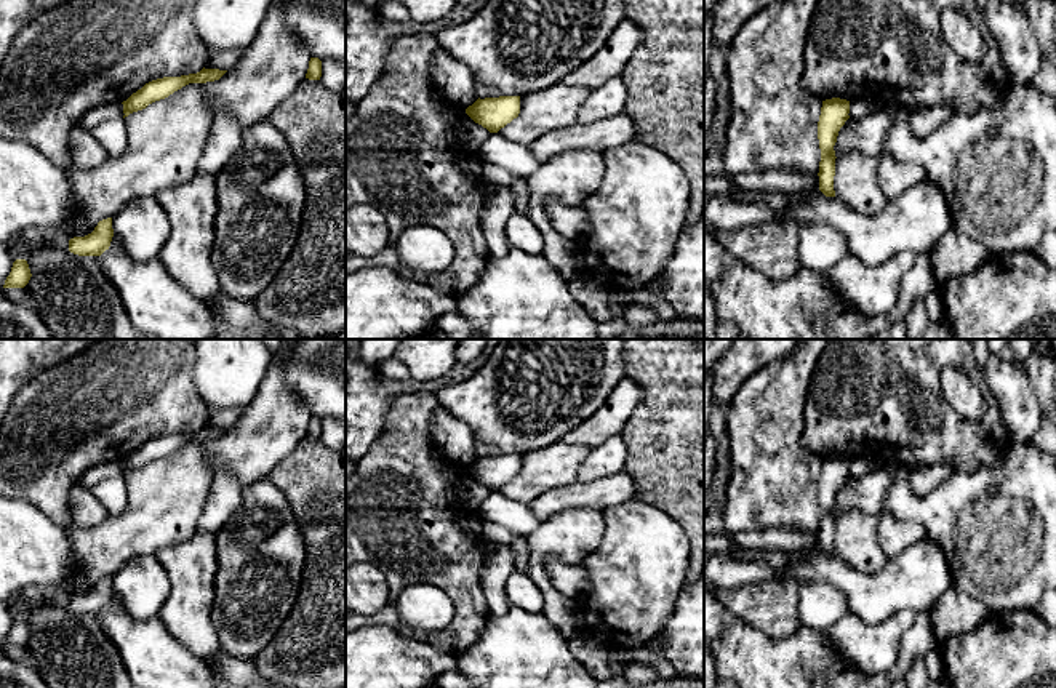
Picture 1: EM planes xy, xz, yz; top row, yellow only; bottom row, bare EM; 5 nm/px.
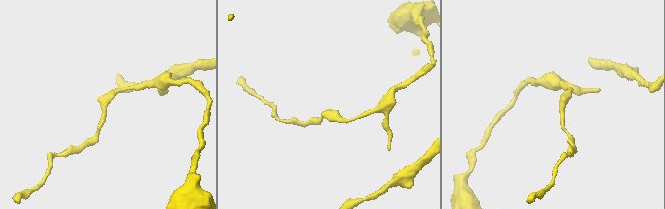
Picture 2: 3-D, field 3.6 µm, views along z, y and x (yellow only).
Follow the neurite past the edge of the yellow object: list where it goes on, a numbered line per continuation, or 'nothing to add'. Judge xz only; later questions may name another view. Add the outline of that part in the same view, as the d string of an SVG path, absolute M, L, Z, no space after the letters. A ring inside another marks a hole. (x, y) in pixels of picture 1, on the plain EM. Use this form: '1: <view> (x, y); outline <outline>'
nothing to add

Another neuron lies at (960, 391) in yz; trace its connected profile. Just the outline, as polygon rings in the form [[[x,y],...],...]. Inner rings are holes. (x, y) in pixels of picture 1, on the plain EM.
[[[963,368],[941,371],[941,390],[958,416],[966,421],[979,421],[986,413],[986,398],[978,384]]]

